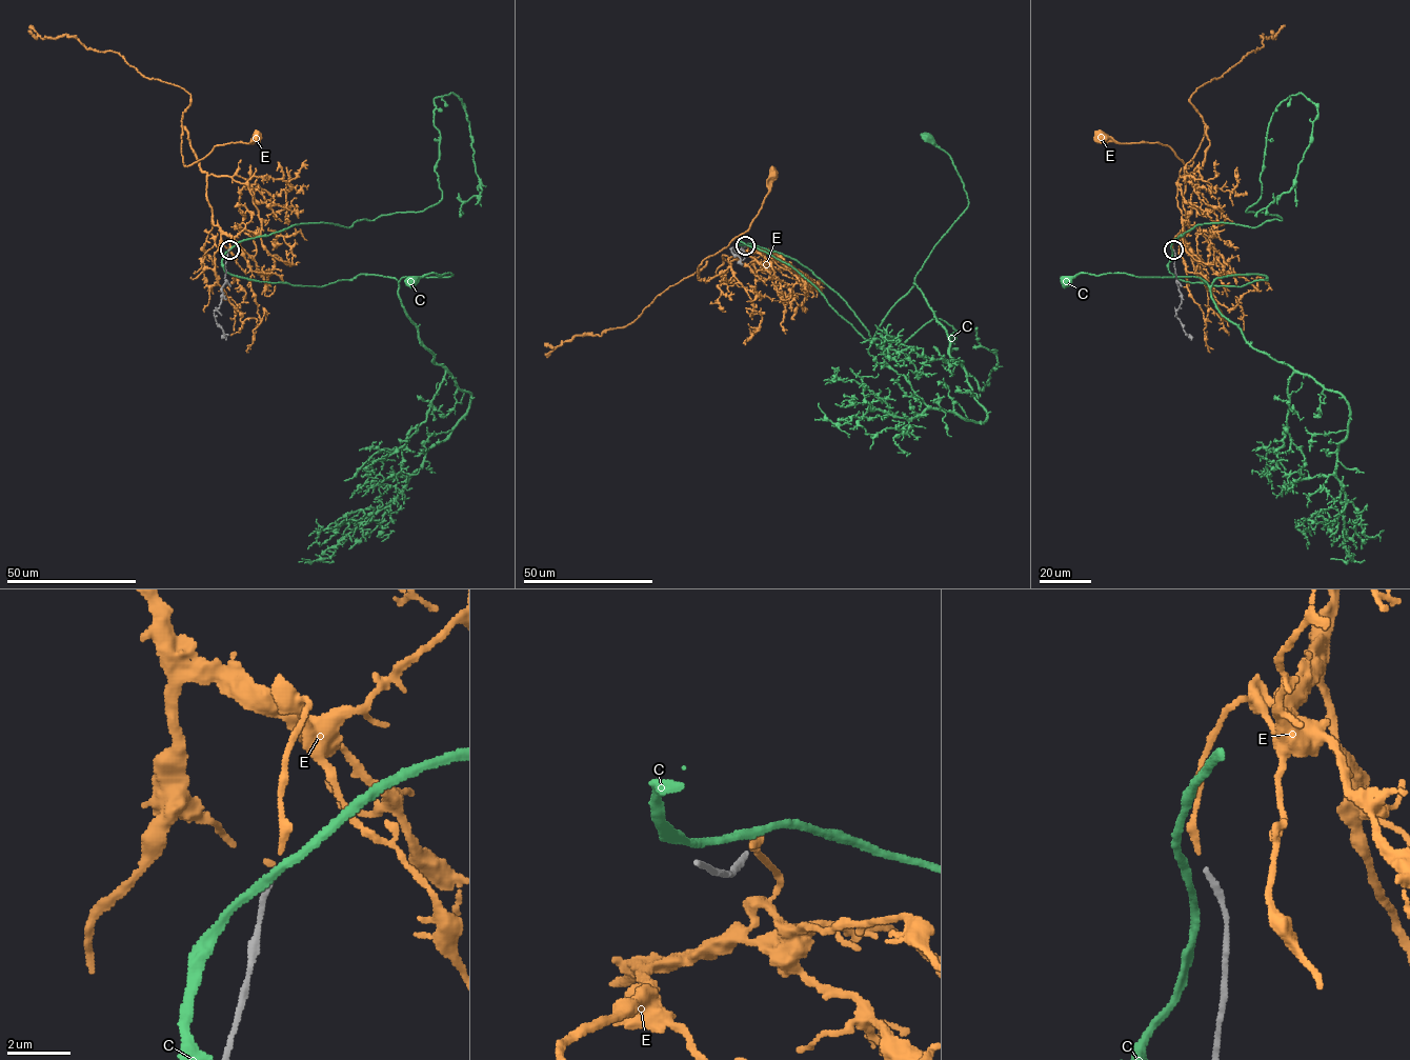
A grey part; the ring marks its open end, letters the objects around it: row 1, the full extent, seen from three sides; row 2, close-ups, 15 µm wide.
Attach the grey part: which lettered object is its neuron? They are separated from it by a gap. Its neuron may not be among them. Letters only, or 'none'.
E

